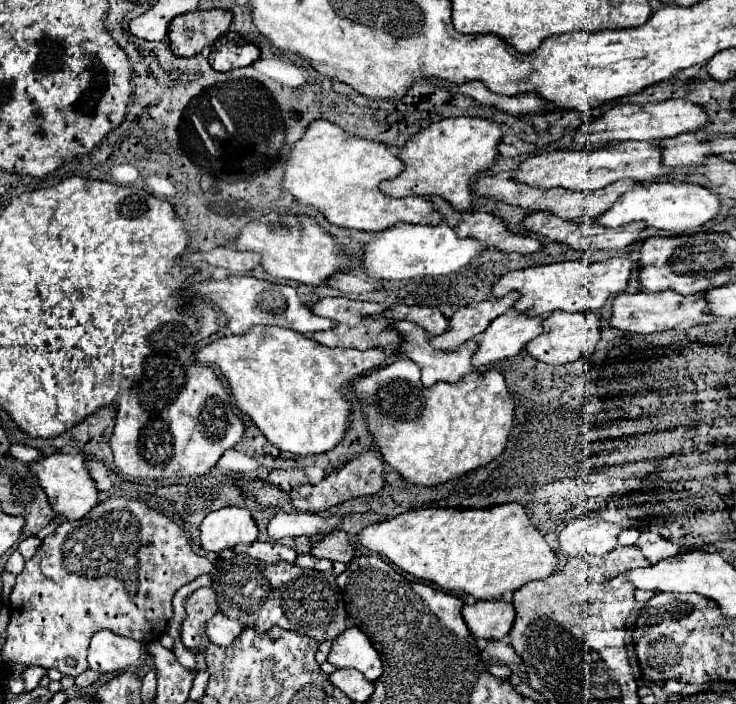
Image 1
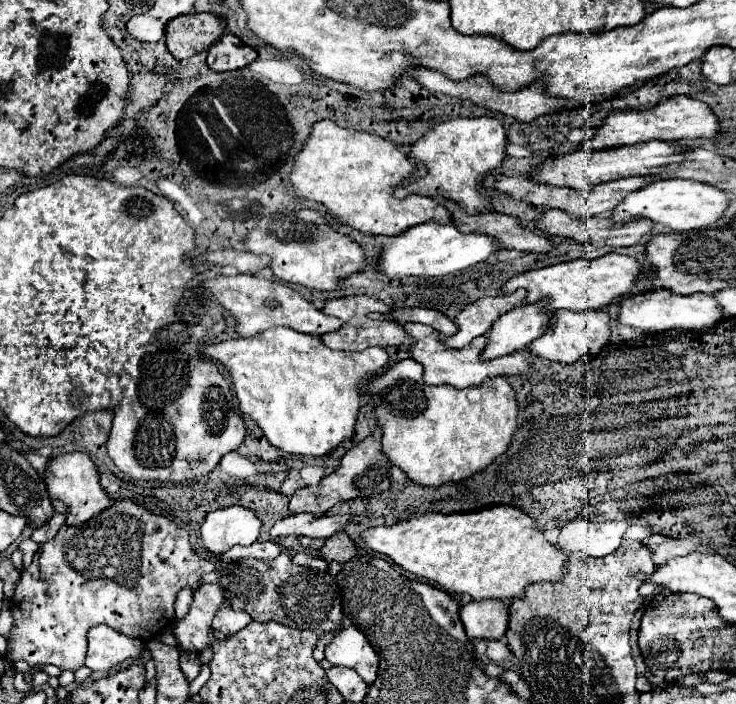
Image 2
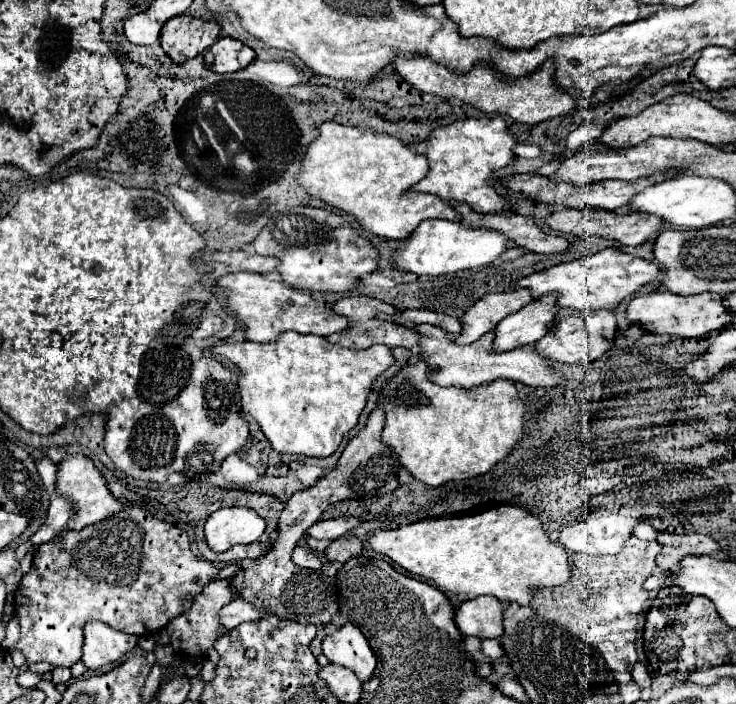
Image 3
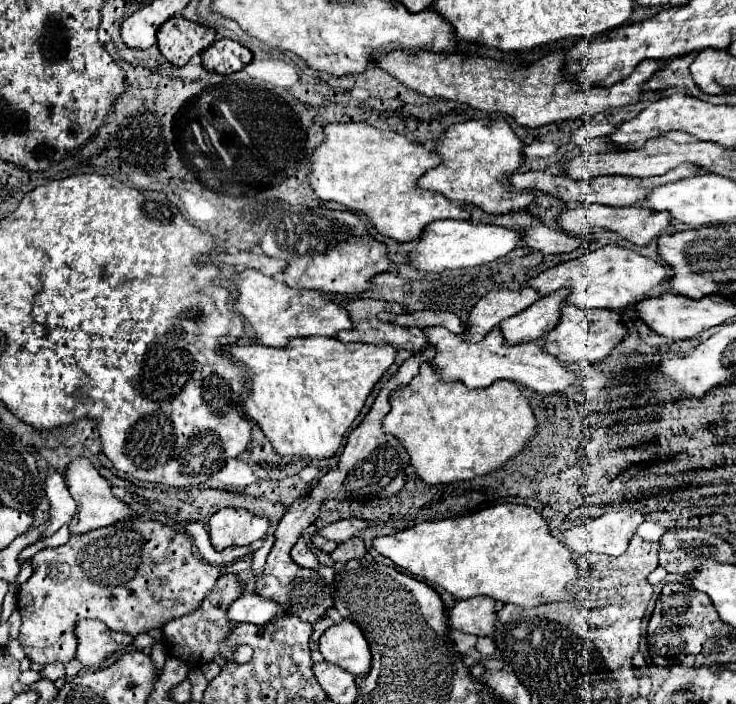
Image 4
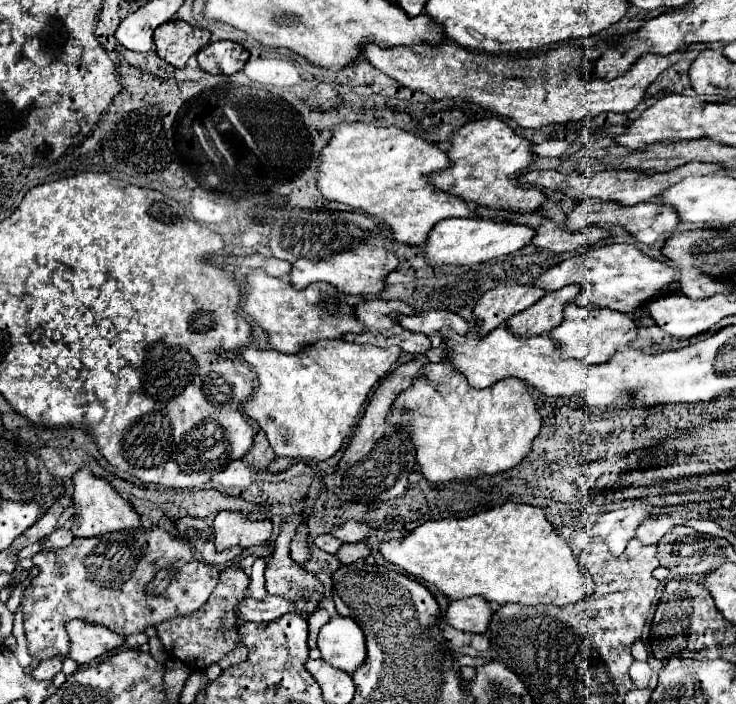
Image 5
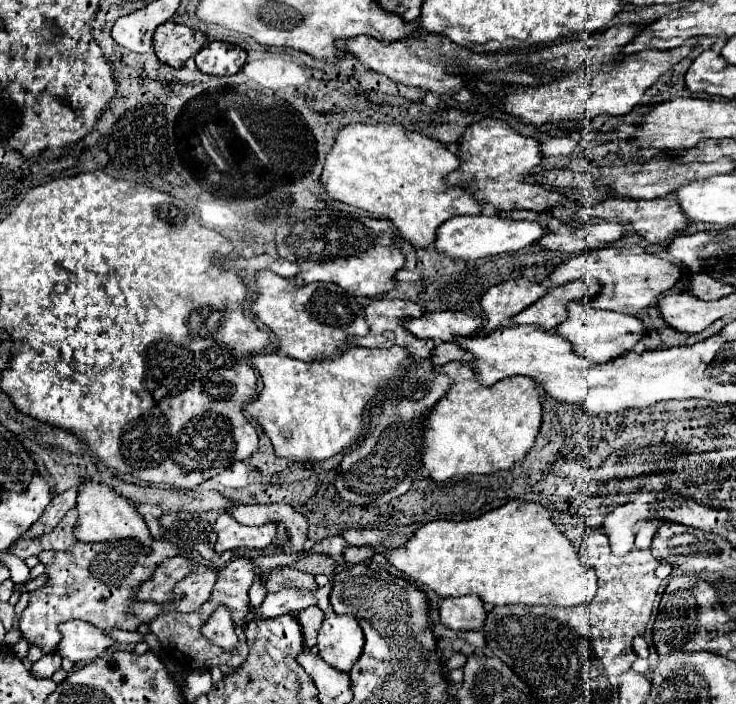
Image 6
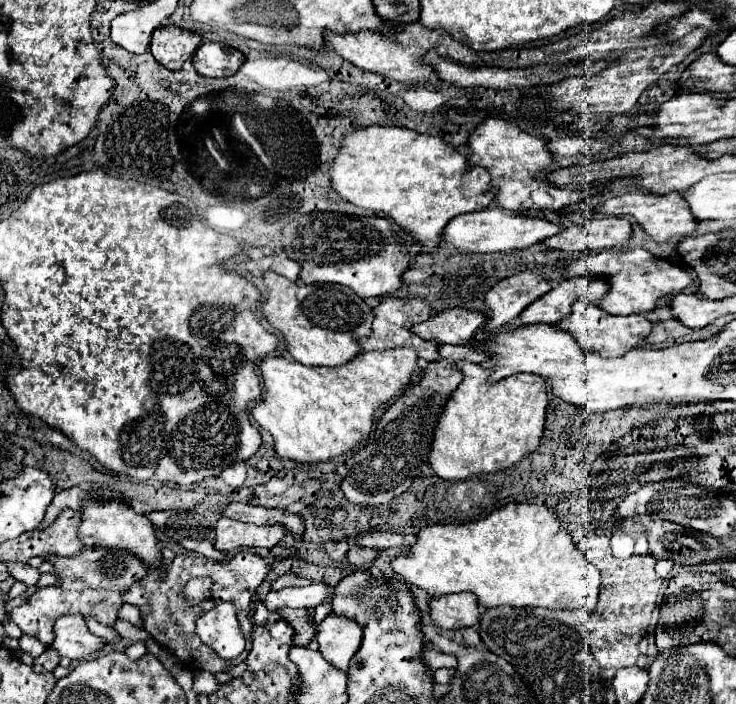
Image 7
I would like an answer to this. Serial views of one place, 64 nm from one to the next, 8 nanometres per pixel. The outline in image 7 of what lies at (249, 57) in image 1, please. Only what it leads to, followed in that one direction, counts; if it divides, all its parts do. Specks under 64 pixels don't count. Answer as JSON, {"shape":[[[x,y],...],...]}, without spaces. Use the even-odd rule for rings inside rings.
{"shape":[[[206,42],[198,48],[192,62],[196,72],[200,72],[202,76],[224,78],[238,72],[238,68],[244,64],[244,54],[226,44]]]}

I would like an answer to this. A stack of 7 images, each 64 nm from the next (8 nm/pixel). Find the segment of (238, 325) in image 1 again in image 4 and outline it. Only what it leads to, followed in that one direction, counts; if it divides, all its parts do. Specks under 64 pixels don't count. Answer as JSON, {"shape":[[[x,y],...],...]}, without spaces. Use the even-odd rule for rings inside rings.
{"shape":[[[242,270],[232,276],[232,282],[238,290],[234,308],[252,324],[256,340],[264,346],[282,348],[288,344],[290,336],[336,336],[340,330],[352,328],[348,312],[340,308],[340,304],[326,300],[324,292],[294,290],[258,270]]]}

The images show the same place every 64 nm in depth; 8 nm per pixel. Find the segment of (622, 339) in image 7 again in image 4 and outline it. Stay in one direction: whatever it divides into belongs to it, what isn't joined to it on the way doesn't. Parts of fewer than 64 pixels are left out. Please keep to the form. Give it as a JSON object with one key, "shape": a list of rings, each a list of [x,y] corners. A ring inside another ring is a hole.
{"shape":[[[564,306],[560,322],[544,338],[544,352],[556,356],[562,362],[576,364],[598,364],[606,358],[614,346],[618,346],[626,334],[626,326],[614,310],[582,310],[574,306]]]}

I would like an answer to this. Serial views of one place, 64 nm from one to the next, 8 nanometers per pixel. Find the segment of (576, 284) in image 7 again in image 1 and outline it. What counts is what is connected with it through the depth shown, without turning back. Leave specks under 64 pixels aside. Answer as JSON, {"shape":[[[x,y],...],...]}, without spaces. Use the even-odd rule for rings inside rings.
{"shape":[[[514,310],[500,316],[488,326],[488,332],[482,332],[478,340],[478,350],[472,356],[472,366],[488,366],[500,360],[514,358],[524,350],[524,346],[542,332],[540,316],[516,314]]]}

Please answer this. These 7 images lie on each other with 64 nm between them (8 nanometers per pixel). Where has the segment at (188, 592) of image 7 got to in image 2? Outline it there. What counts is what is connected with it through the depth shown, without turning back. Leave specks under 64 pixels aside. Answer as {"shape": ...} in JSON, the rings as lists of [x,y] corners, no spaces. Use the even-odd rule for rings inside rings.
{"shape":[[[116,500],[112,508],[106,508],[100,516],[88,520],[88,524],[64,524],[52,540],[40,544],[32,564],[22,570],[12,596],[14,624],[8,638],[6,660],[24,660],[30,666],[54,664],[60,670],[76,672],[84,666],[82,642],[86,640],[88,628],[96,624],[106,624],[144,642],[154,640],[174,620],[176,594],[186,586],[200,586],[200,578],[212,570],[214,564],[192,550],[186,530],[130,500]]]}

